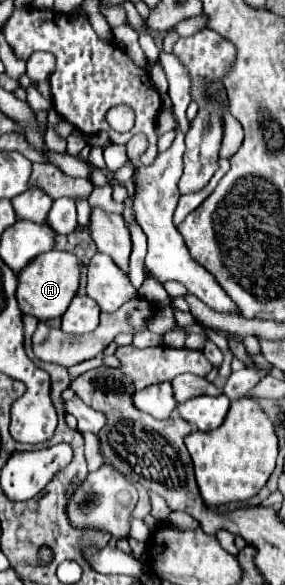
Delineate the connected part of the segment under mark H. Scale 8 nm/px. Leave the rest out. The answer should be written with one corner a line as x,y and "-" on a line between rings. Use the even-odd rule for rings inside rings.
48,251
44,255
38,255
28,267
24,267
18,273
18,305
20,311
26,315
32,315
40,321
62,317
64,311
68,309
72,297
76,295
80,285
80,265
78,257
74,253
64,253
64,251

